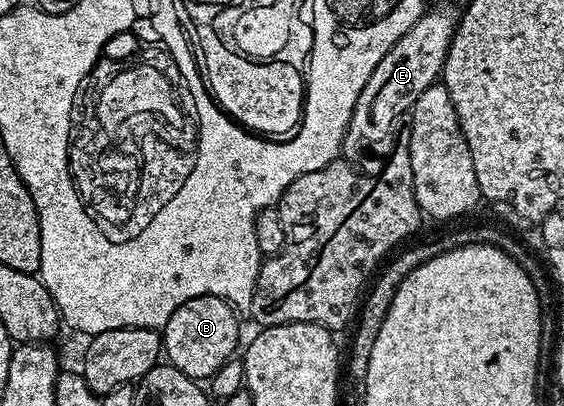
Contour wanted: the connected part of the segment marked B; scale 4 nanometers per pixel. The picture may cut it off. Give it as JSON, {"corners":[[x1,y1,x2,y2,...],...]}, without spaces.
{"corners":[[201,295,181,303,161,330,161,349,166,360,185,376,199,383,206,382,226,361,232,360,240,348,239,321,235,316,236,310,229,302,213,295]]}

